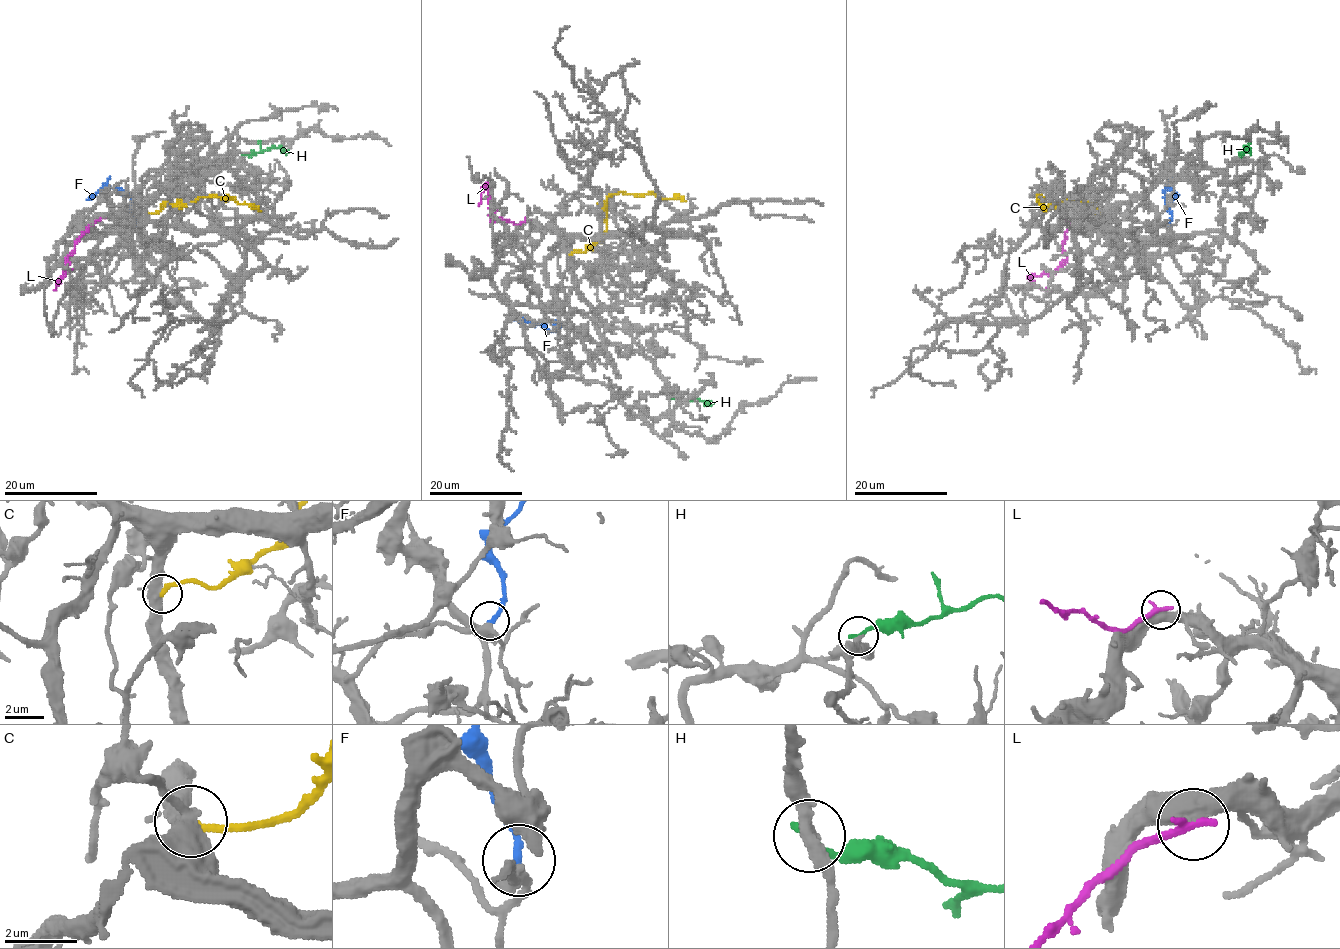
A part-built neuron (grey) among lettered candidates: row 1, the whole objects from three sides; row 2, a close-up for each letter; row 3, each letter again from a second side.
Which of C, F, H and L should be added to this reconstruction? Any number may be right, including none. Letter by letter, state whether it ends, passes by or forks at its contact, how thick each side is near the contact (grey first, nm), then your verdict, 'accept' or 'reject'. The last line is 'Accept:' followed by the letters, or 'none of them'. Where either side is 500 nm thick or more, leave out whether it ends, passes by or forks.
C: it ends | 400/240 nm | reject
F: it ends | 320/200 nm | accept
H: it ends | 380/220 nm | reject
L: it ends | 480/280 nm | reject
Accept: F

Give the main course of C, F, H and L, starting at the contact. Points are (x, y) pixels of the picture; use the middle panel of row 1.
C: (571, 254), (586, 251), (602, 239), (607, 226), (606, 199), (612, 194), (653, 193), (663, 199), (685, 200)
F: (560, 322), (557, 326), (555, 322), (555, 329), (550, 331), (537, 324), (512, 319)
H: (666, 395), (687, 401), (714, 403)
L: (527, 220), (515, 225), (500, 218), (492, 221), (489, 187), (486, 184), (478, 206)

